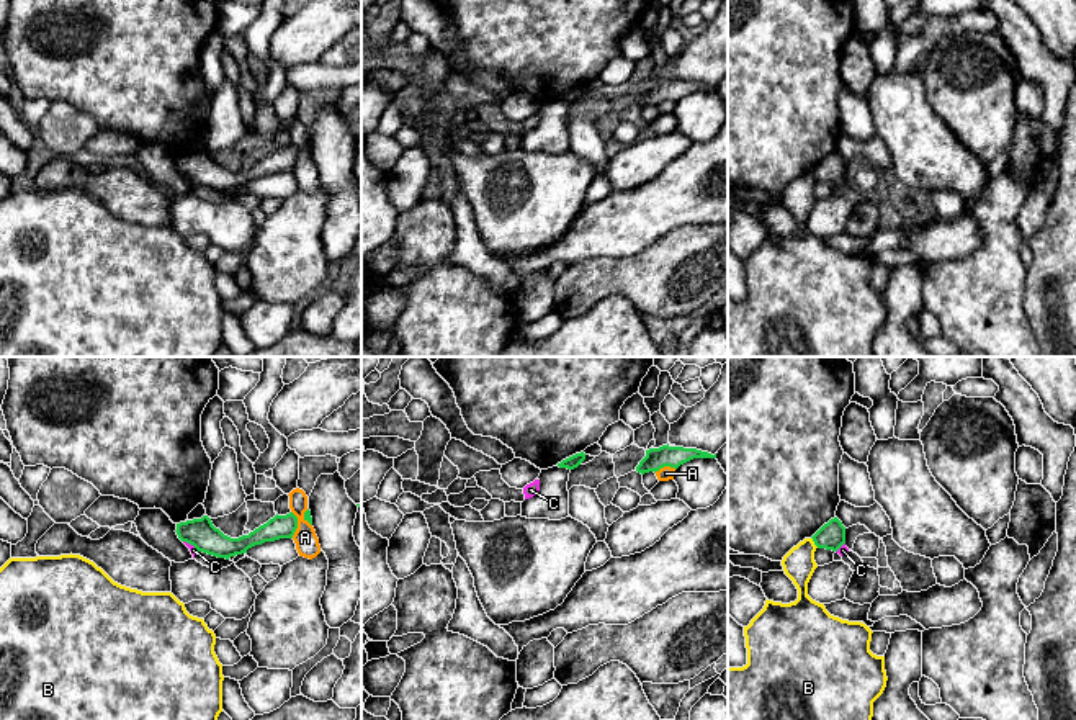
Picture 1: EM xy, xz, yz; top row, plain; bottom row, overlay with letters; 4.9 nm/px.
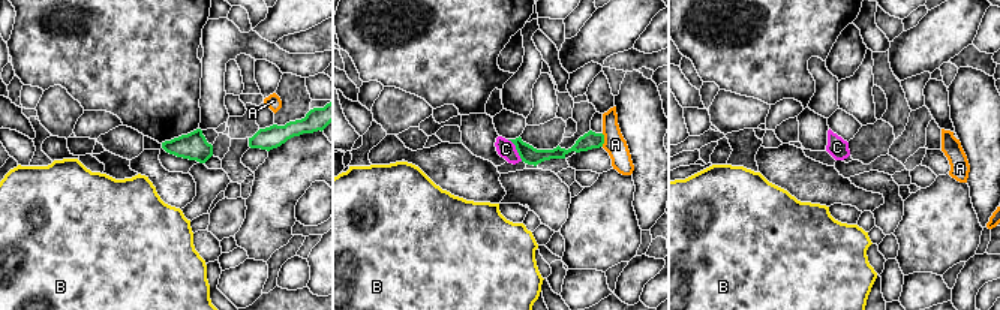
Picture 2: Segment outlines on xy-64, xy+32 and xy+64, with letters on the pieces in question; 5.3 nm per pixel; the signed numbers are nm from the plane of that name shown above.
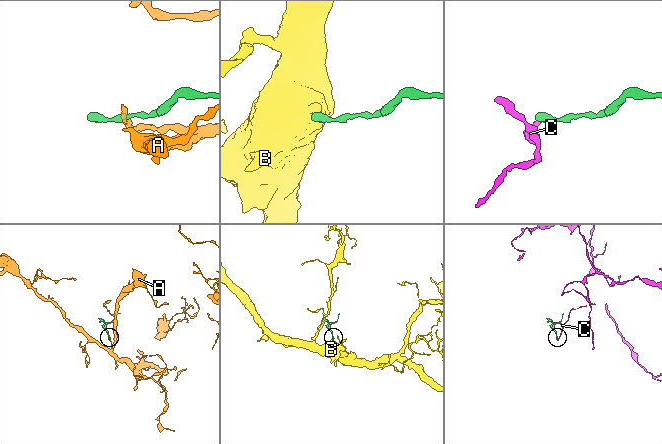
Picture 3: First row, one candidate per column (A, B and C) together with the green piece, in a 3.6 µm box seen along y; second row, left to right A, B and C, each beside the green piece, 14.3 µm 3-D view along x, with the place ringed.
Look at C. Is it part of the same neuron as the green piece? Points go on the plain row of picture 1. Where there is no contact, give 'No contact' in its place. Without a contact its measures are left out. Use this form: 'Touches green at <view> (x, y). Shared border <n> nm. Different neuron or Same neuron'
Touches green at xy (192, 177). Shared border 90 nm. Different neuron

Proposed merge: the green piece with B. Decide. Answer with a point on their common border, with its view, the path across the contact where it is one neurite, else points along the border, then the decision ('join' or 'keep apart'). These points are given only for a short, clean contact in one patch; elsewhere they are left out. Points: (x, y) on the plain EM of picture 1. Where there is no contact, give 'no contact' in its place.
yz (813, 174) | along yz (811, 170), (818, 180) | keep apart

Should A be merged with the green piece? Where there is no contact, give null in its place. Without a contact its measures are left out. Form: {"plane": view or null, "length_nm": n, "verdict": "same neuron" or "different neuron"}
{"plane": "xy", "length_nm": 140, "verdict": "different neuron"}

